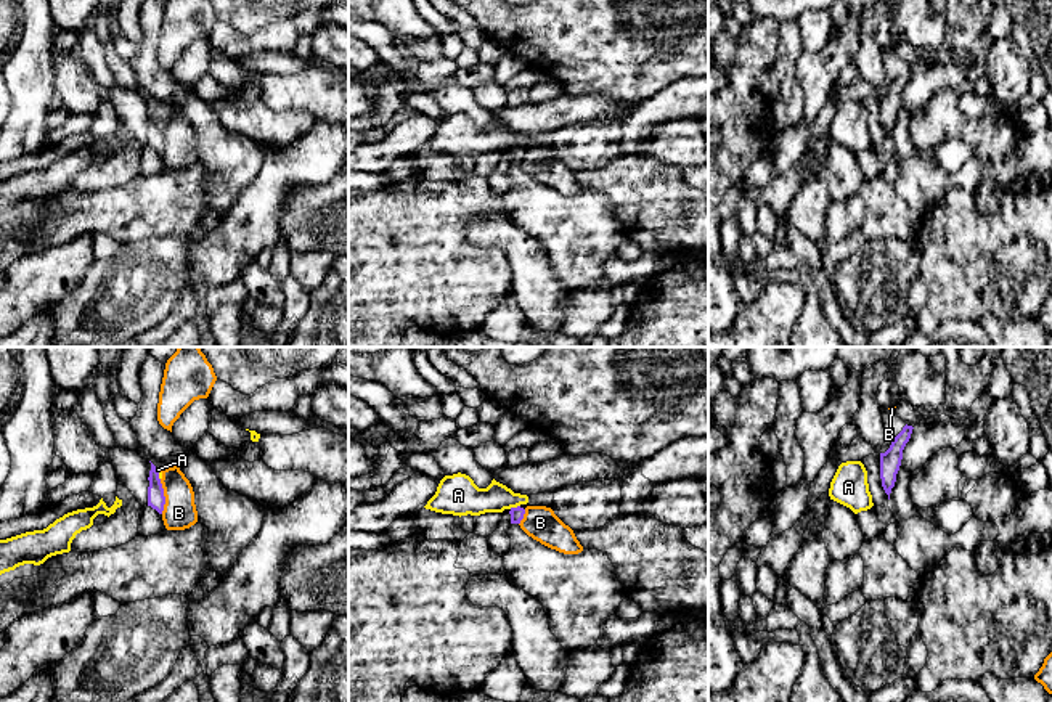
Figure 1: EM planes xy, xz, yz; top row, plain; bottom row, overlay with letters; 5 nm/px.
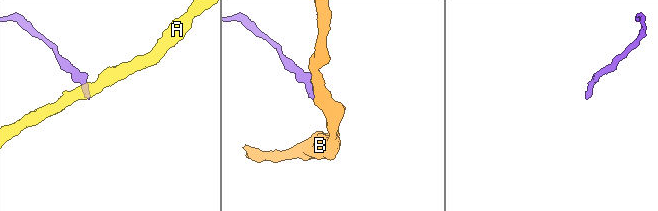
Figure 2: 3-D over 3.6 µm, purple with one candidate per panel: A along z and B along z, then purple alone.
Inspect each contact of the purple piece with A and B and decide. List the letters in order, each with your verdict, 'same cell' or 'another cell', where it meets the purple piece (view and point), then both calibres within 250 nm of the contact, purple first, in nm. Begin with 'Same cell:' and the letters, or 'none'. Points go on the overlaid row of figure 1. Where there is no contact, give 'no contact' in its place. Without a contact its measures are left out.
Same cell: none
A: another cell | xz (514, 508) | 70/160 nm
B: another cell | xy (164, 497) | 90/160 nm

